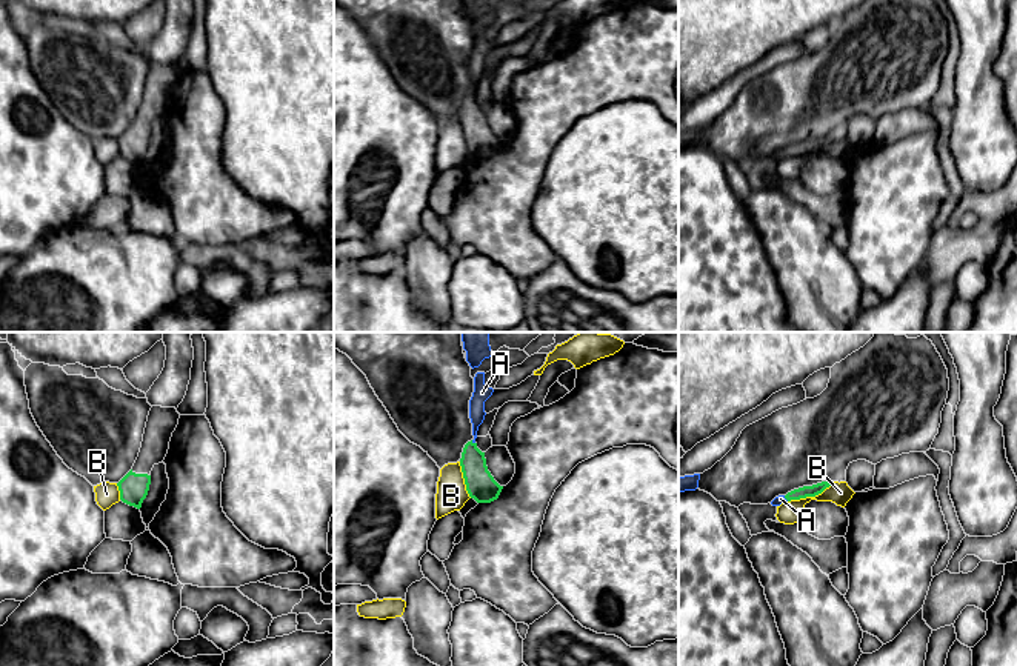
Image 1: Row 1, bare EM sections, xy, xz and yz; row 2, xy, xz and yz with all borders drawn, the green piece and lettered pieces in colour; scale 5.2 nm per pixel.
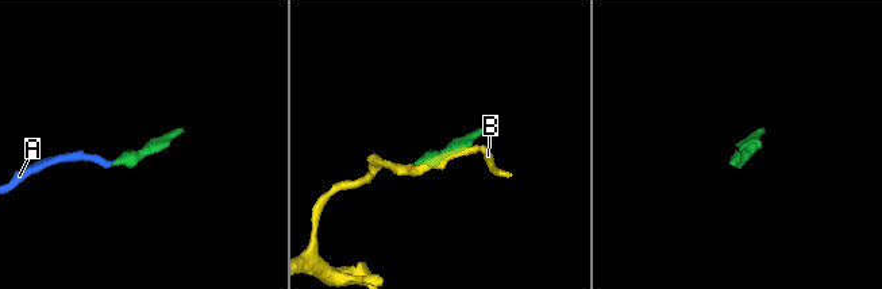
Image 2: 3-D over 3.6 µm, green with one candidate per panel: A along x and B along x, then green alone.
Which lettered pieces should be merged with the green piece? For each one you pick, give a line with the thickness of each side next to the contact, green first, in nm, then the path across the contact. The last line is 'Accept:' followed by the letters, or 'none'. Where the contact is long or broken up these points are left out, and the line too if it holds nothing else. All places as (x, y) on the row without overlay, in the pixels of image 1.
A: Thickness 160 nm (green) against 80 nm. Path across: xz (480, 140), (471, 113), (471, 97), (477, 68)
Accept: A

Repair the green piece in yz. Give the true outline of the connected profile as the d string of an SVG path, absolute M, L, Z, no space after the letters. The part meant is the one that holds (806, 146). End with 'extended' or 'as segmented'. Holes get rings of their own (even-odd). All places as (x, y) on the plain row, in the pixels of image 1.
M822 137L812 142L803 142L799 145L794 145L791 148L788 148L786 151L779 151L775 152L771 160L772 162L780 162L785 157L791 157L791 155L800 155L800 154L806 154L806 152L815 152L819 149L822 149L826 143L831 142L832 137Z; extended

